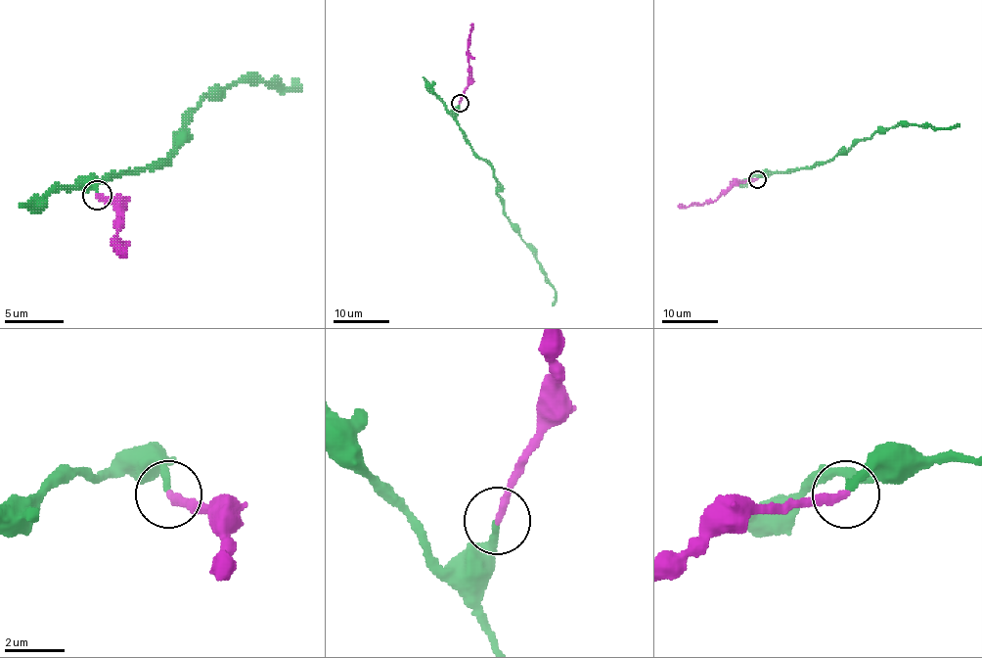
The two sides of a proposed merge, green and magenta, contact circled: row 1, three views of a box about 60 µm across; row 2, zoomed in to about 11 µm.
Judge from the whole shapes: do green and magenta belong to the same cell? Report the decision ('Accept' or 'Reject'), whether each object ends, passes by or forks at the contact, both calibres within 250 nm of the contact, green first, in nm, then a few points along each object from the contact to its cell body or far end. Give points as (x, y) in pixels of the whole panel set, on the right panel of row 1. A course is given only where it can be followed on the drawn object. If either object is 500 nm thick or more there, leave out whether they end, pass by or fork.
Accept. At the ring green ends. At the ring magenta ends. Thickness 240 nm (green) against 280 nm. Course of green: (757, 178), (829, 162), (860, 140), (902, 125), (956, 127), (959, 123). Course of magenta: (757, 178), (734, 183), (713, 201), (678, 206)

